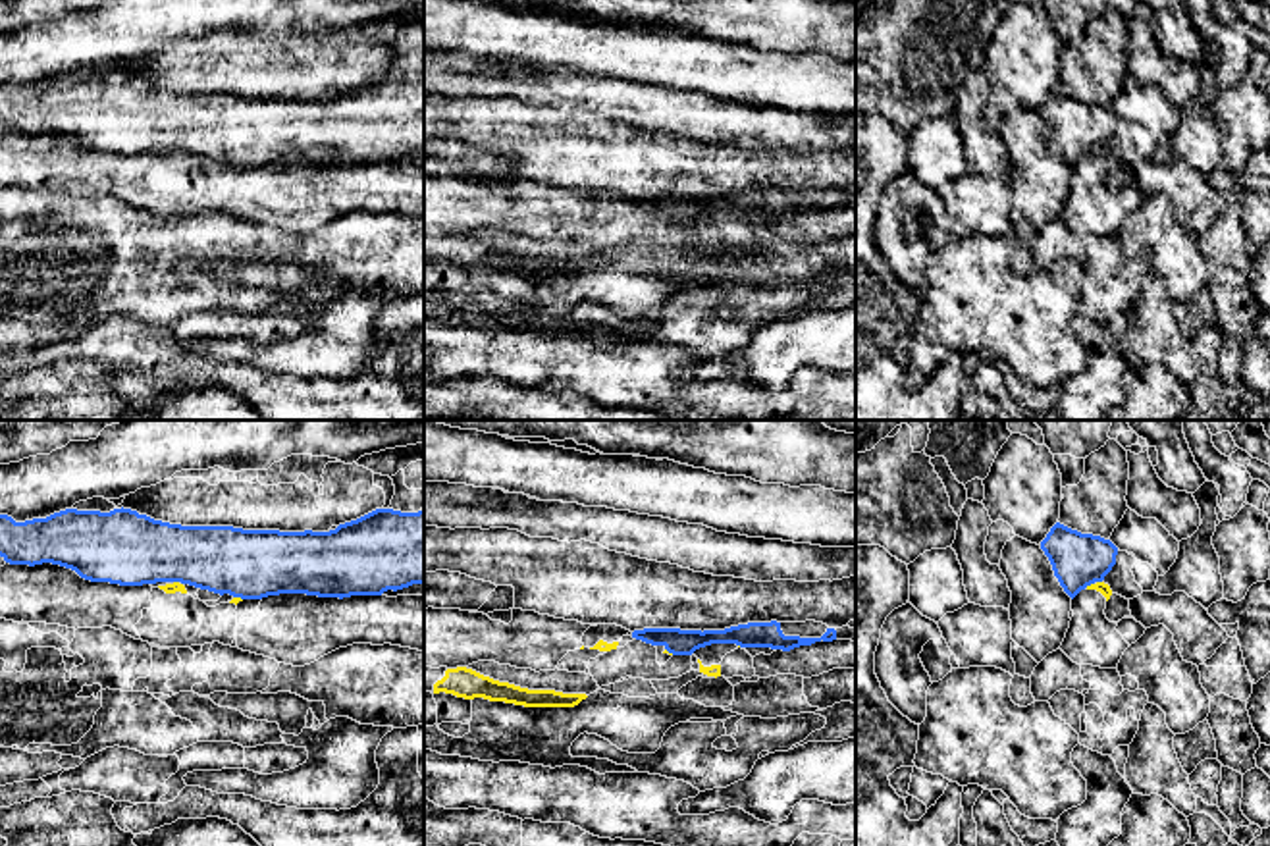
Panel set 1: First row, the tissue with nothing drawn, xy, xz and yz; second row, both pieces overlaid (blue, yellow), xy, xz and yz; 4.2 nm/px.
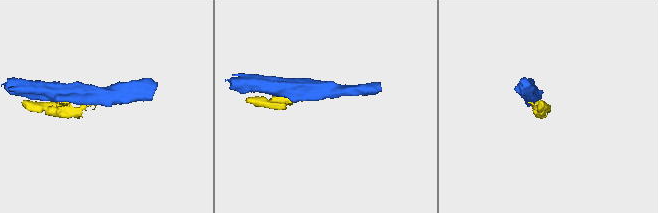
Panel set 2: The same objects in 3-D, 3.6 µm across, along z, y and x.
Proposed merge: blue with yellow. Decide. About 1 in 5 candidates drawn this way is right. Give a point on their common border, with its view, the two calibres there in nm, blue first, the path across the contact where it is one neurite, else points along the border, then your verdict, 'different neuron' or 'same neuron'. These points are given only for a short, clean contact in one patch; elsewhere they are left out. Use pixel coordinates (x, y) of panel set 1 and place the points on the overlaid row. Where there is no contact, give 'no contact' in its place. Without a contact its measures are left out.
meets blue in yz at (1089, 584); 220 nm thick on the blue side, 50 nm on the other; different neuron

